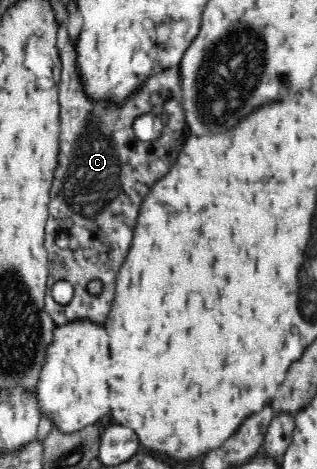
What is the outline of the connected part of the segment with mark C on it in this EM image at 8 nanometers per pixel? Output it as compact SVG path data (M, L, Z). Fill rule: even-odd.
M69 35L61 48L61 80L59 80L59 102L61 102L61 138L59 138L59 164L54 170L51 196L48 204L48 217L45 223L44 249L48 256L47 296L45 296L45 309L57 324L65 324L71 319L95 320L103 322L109 314L113 292L119 268L127 256L131 246L131 228L135 226L139 206L149 186L163 176L171 164L175 162L175 156L179 154L179 148L183 148L185 140L185 109L183 109L183 88L181 82L180 65L171 65L162 71L149 75L137 90L133 90L123 102L109 101L107 97L93 99L87 96L81 72L77 65L77 40ZM161 89L169 89L172 98L166 101L159 97ZM162 106L163 112L168 114L169 120L163 131L153 140L141 140L136 136L133 122L143 114L155 114L155 108ZM56 280L67 280L73 285L74 295L67 305L61 305L53 301L50 286ZM98 280L101 282L101 291L97 294L89 291L89 284Z

